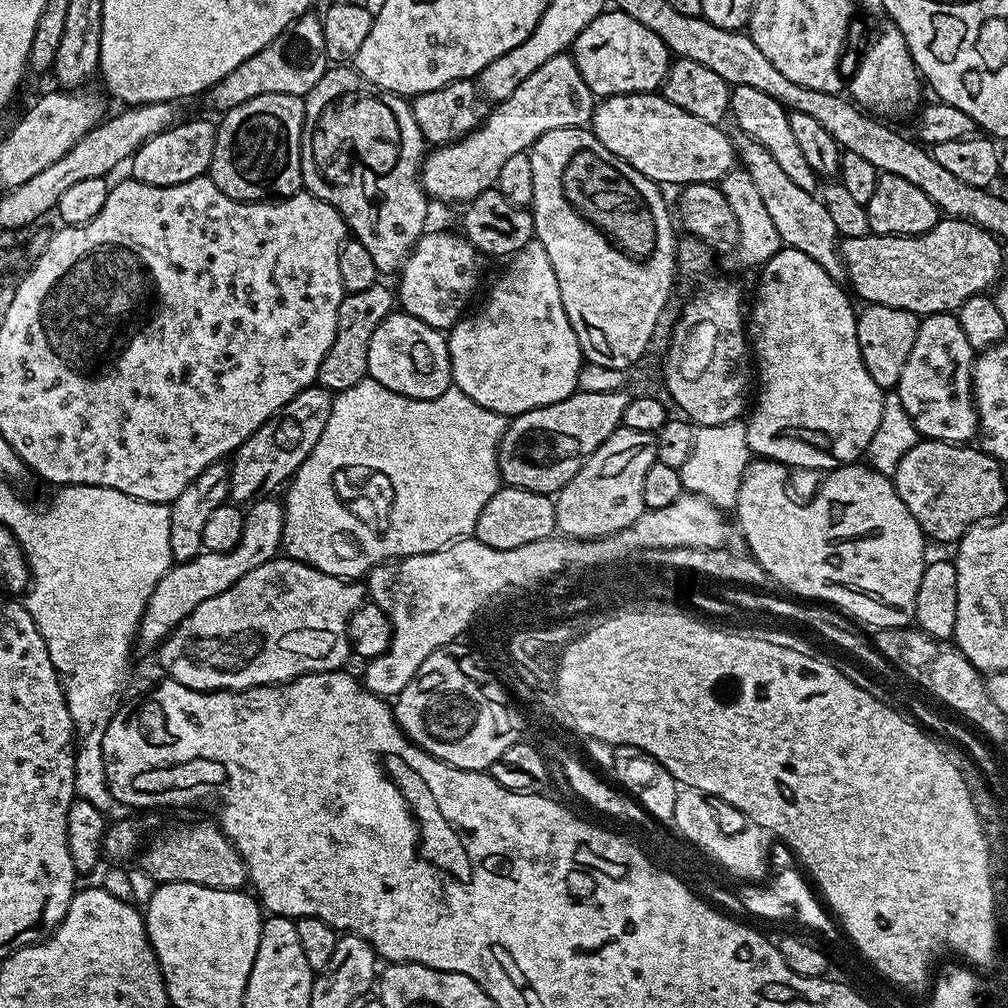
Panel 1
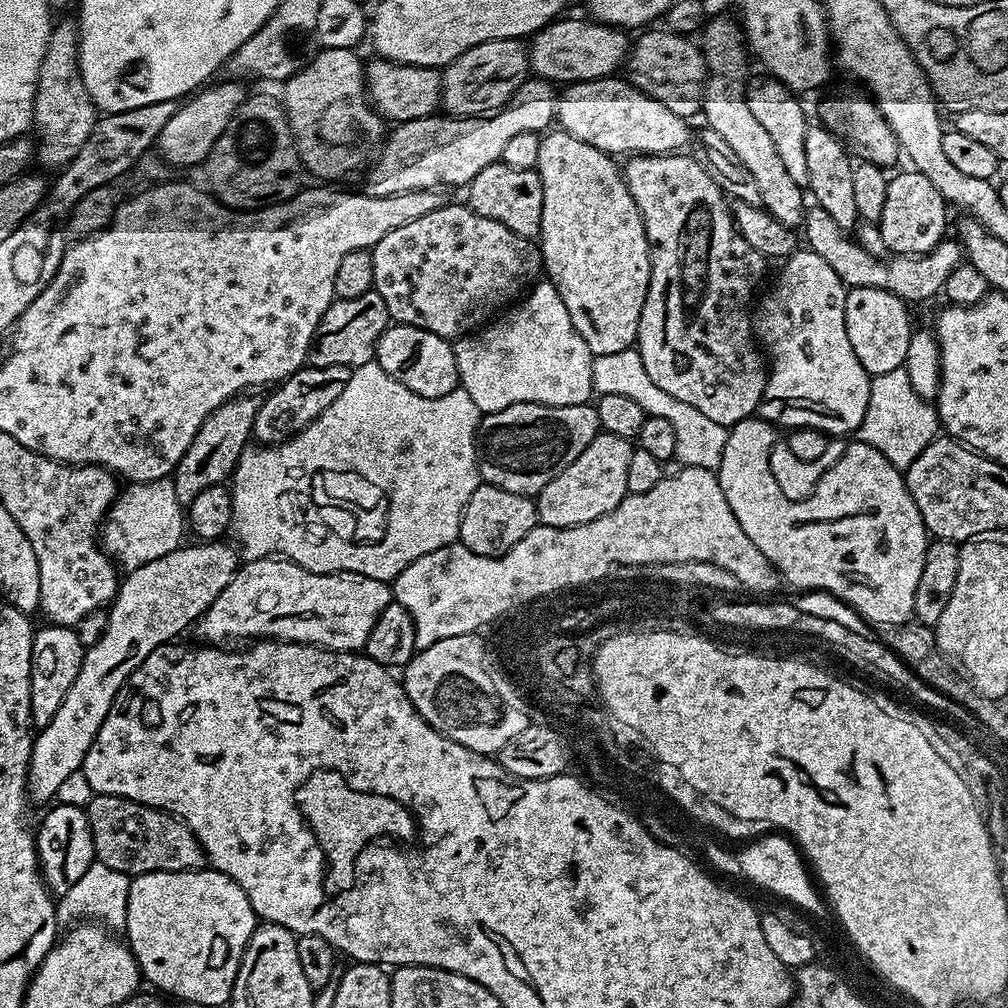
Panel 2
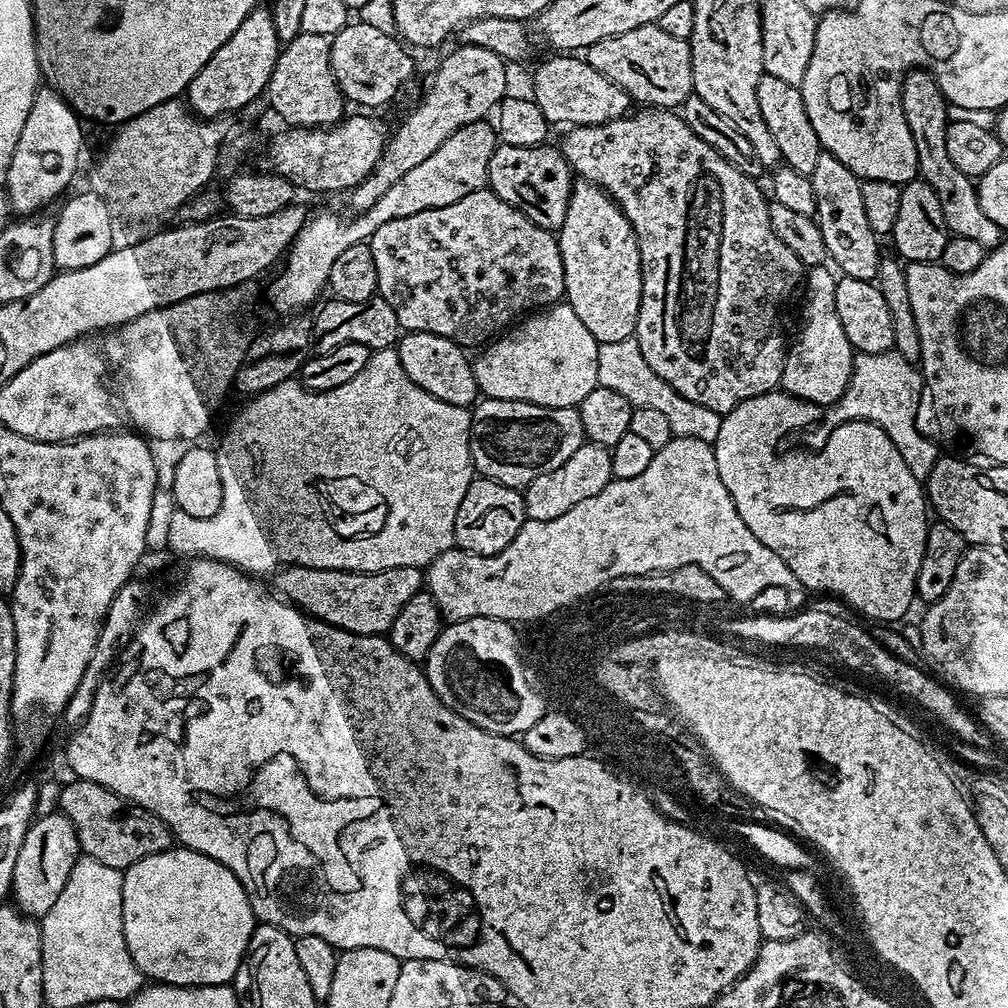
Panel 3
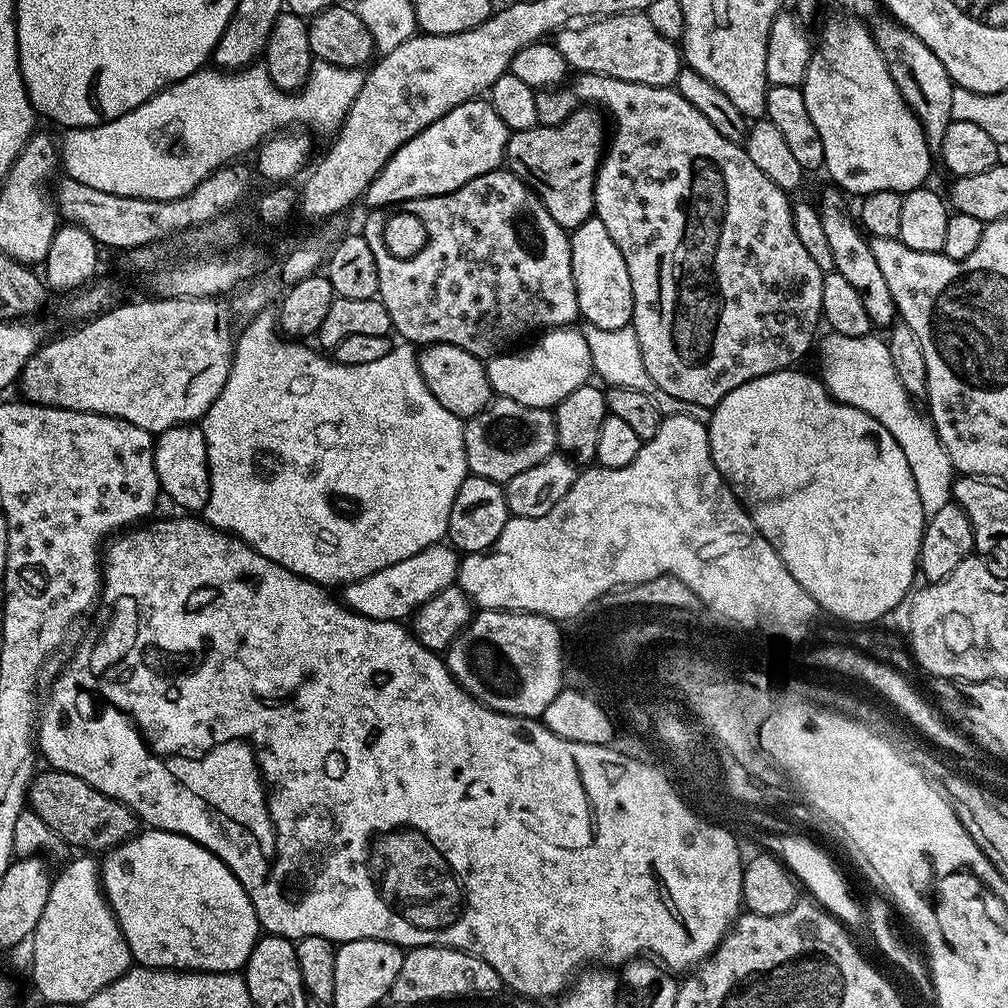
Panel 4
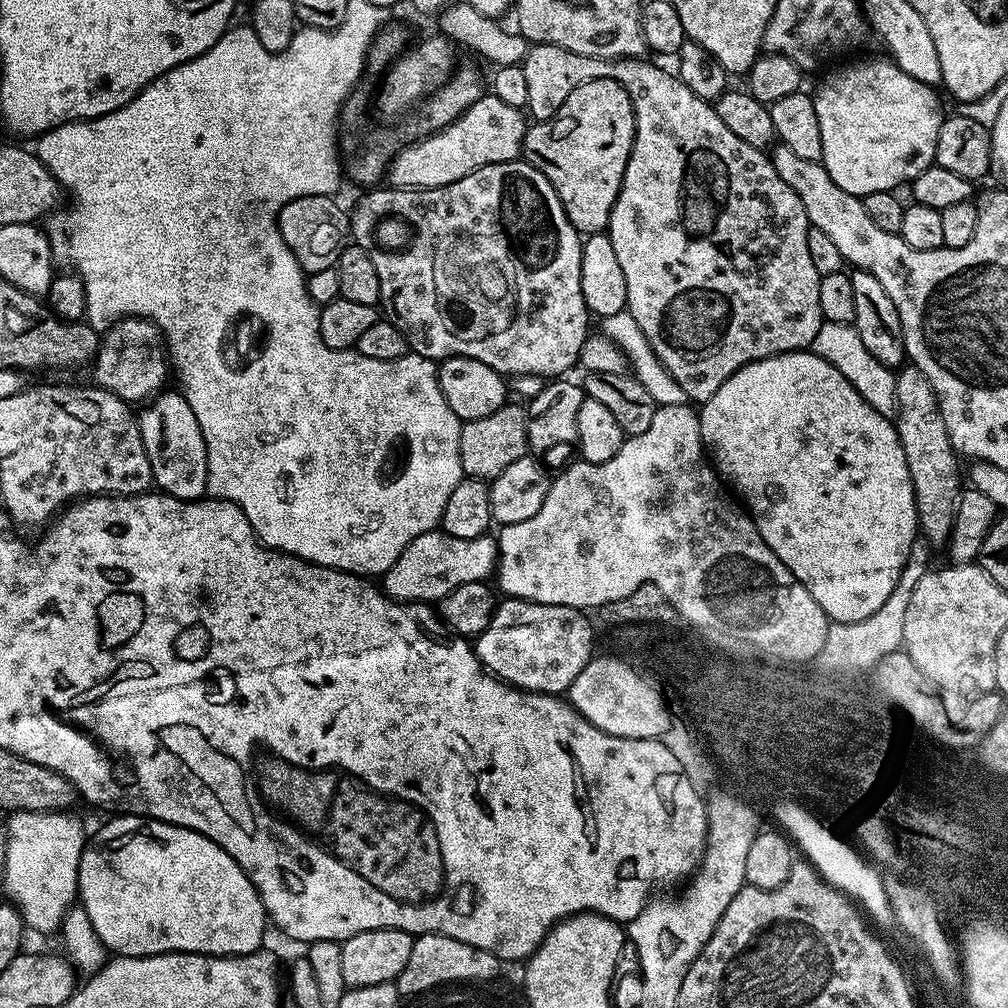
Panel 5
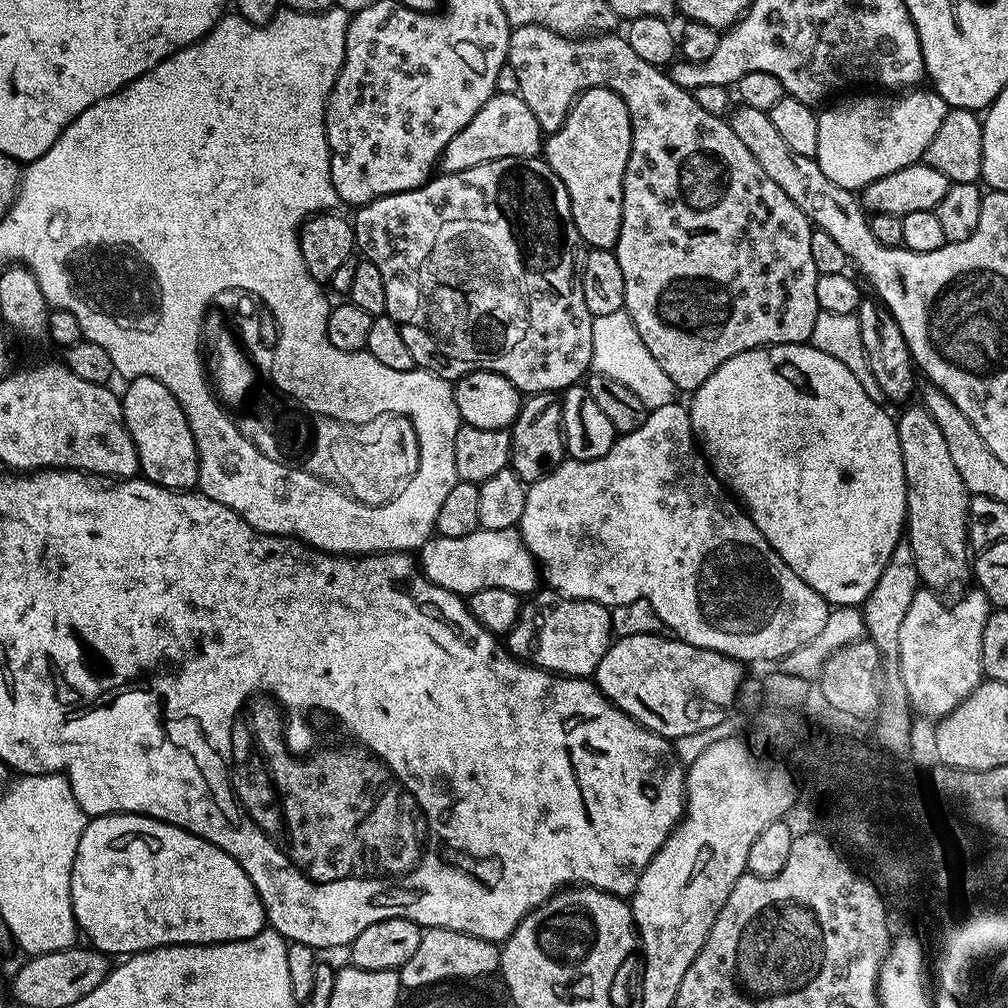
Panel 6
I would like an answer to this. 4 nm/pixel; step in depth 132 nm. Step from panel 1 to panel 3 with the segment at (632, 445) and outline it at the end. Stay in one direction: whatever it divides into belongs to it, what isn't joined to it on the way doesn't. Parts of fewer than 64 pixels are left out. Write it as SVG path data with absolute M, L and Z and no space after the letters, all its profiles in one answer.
M585 443L558 466L558 470L546 470L546 474L538 474L534 482L527 484L524 494L524 515L527 519L538 522L550 522L550 518L559 518L561 514L566 514L570 506L578 506L585 498L594 498L598 490L614 479L612 467L610 466L611 451L597 444Z

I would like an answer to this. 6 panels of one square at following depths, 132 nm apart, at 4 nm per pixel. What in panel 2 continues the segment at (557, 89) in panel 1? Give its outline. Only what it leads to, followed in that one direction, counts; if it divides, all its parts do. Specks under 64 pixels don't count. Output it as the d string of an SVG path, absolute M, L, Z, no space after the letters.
M529 78L504 107L491 114L433 114L396 124L393 132L391 129L383 141L385 144L380 152L380 161L368 172L367 195L397 196L403 192L463 189L478 174L482 174L486 166L501 159L510 138L527 132L543 133L549 127L547 124L556 120L557 99L557 89L549 81Z

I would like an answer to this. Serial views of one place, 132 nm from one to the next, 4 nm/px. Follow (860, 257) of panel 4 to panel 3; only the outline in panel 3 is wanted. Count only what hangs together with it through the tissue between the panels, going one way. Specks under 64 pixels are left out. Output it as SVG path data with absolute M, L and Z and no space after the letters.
M821 151L811 177L816 203L814 219L822 230L822 239L826 241L828 260L845 276L875 281L882 259L881 241L874 230L870 230L870 222L864 212L861 177L856 176L845 164L838 162L838 158L826 151Z

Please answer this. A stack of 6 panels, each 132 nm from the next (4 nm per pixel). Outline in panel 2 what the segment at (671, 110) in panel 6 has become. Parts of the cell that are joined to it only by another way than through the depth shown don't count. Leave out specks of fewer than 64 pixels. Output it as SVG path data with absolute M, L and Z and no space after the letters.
M688 154L633 156L622 168L630 194L644 219L646 234L648 235L648 251L652 253L648 293L646 294L646 302L642 306L634 347L642 358L642 366L646 366L646 374L650 374L650 382L654 382L654 386L658 386L658 390L666 390L666 394L670 394L670 398L678 398L678 402L686 402L686 406L694 406L694 410L706 414L706 418L711 418L712 421L729 429L733 424L749 419L759 409L760 400L764 397L764 387L768 381L766 360L758 351L758 344L754 339L752 316L750 315L750 309L754 304L752 291L755 290L756 283L764 276L766 257L758 254L758 250L754 250L754 246L750 246L750 242L746 242L746 238L742 238L742 234L736 228L736 220L732 216L729 197L724 195L723 190L718 186L718 182L714 182L714 178L708 173L707 167L697 157L696 161L694 157L684 155Z

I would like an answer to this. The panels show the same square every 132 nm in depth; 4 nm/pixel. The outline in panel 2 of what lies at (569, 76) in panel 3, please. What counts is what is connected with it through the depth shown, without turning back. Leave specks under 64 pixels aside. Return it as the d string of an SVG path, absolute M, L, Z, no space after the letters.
M615 75L567 85L556 102L556 120L574 138L616 158L667 156L687 149L689 121Z

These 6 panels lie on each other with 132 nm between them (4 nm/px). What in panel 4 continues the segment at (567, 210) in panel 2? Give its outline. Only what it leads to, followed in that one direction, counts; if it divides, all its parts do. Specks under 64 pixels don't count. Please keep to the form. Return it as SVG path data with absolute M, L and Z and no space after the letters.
M595 218L582 222L582 226L571 229L572 273L578 294L580 316L587 323L603 330L618 330L632 323L634 294L630 286L630 270L622 258L622 250L614 246L614 238L606 231L606 226Z

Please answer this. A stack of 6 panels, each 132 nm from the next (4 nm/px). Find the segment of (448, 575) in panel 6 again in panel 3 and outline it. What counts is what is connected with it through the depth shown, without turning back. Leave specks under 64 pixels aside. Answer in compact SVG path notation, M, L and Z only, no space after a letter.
M297 564L285 566L275 573L275 591L289 604L315 616L330 626L350 630L363 636L387 633L398 618L398 610L425 587L426 576L414 566L398 566L381 572L343 572L337 568L303 568Z

